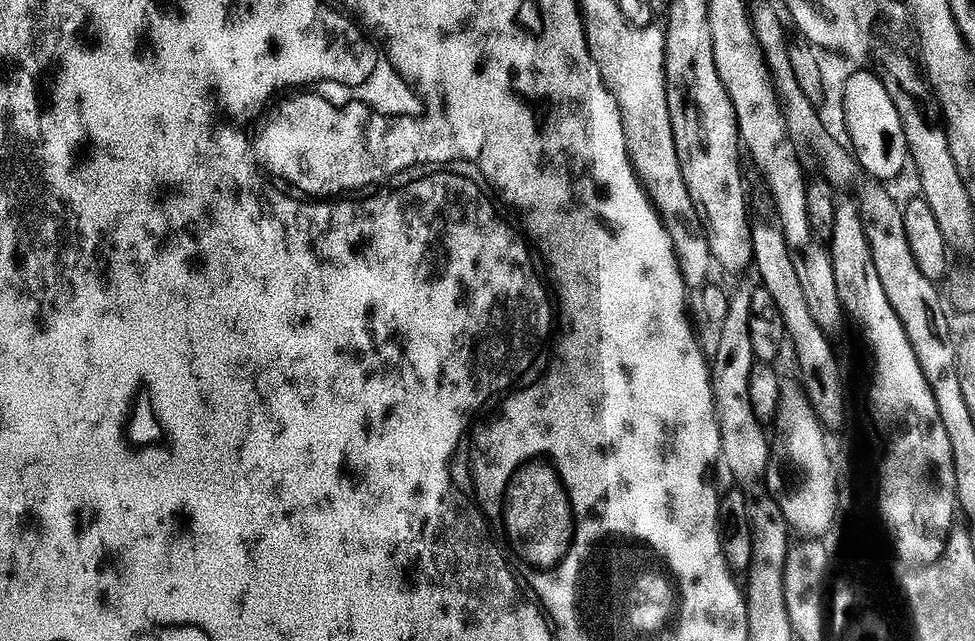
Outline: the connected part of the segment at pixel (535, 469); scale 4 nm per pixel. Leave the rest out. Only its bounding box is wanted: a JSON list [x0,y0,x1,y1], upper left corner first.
[508,466,572,566]

